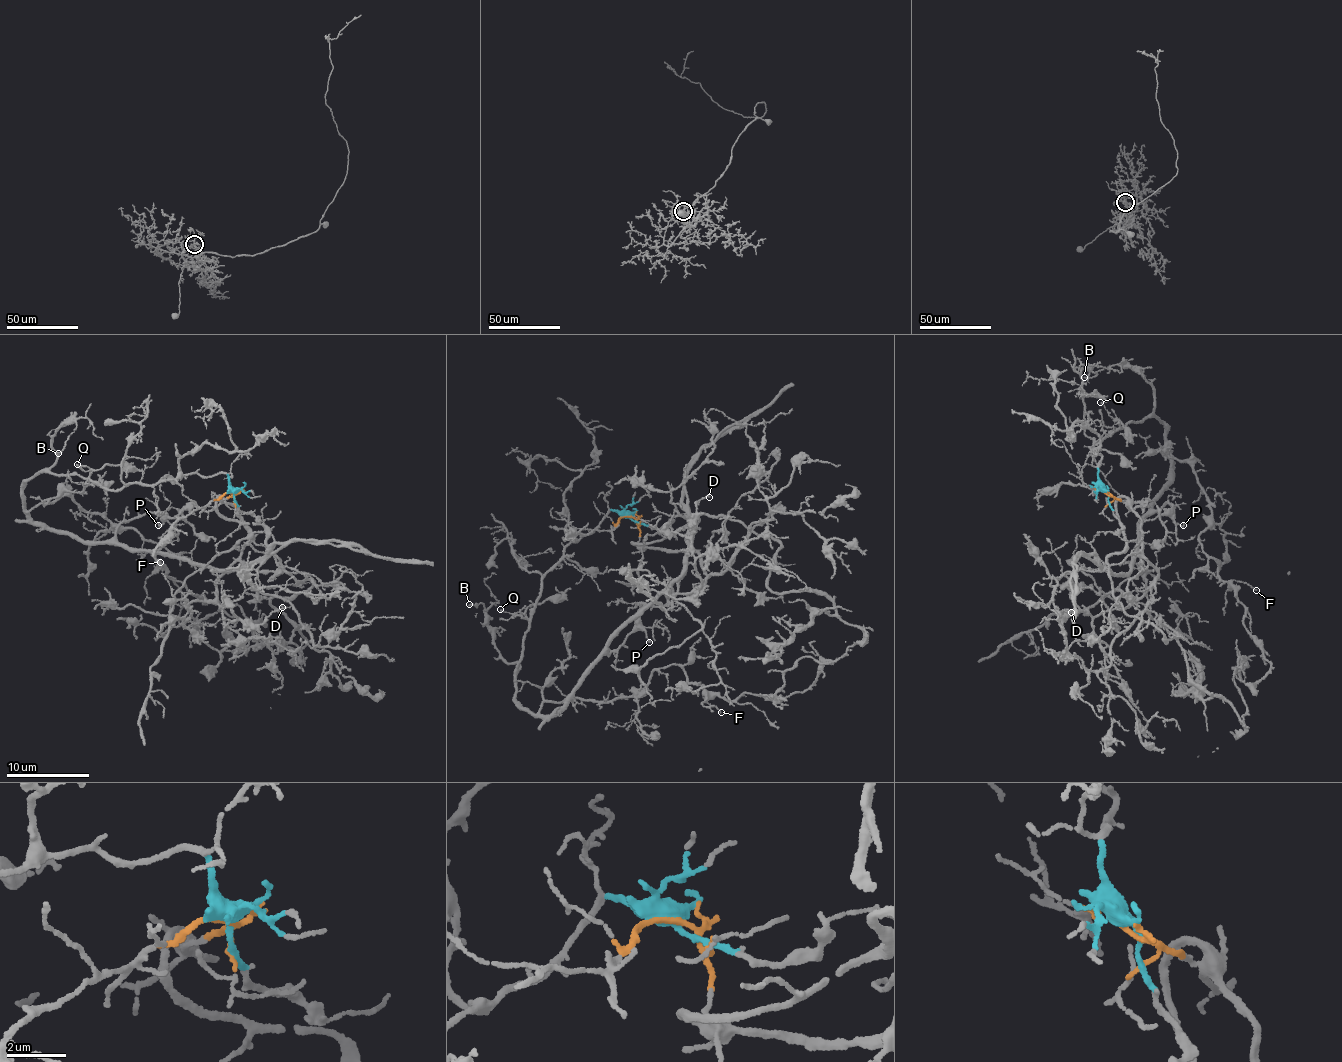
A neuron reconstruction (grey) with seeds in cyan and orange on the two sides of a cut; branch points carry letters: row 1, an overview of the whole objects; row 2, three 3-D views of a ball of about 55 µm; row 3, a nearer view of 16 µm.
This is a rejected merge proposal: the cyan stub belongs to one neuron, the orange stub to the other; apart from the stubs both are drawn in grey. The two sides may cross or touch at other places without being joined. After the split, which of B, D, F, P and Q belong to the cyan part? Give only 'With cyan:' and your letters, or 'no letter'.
With cyan: B, F, P, Q

